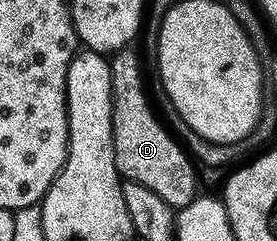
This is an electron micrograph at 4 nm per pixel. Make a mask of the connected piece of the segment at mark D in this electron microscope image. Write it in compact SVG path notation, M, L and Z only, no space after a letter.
M110 59L110 72L112 73L112 137L114 138L114 156L116 157L116 169L123 180L136 182L137 185L144 185L152 189L161 200L175 209L187 207L190 202L199 194L198 175L194 172L196 163L188 154L185 146L177 138L174 139L162 128L160 120L154 116L150 108L150 99L146 96L146 83L142 80L144 75L143 64L136 67L126 67L126 63L115 63Z

